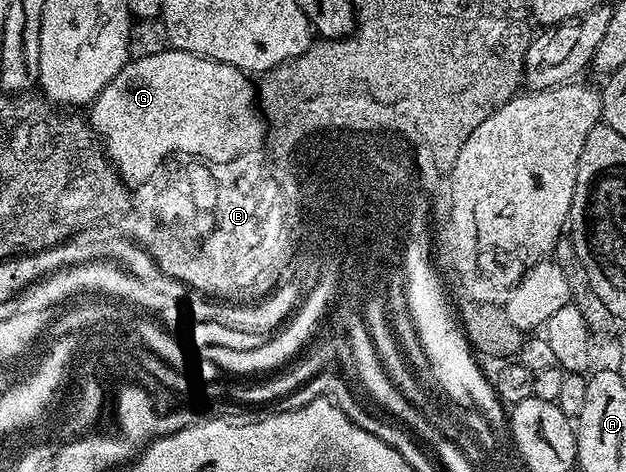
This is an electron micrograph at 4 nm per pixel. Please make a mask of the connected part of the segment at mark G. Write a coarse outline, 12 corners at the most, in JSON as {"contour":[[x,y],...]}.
{"contour":[[191,51],[127,61],[88,122],[123,183],[174,147],[266,133],[247,72]]}

